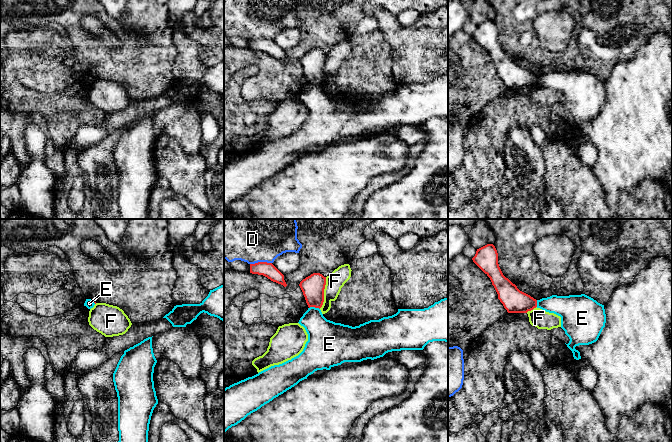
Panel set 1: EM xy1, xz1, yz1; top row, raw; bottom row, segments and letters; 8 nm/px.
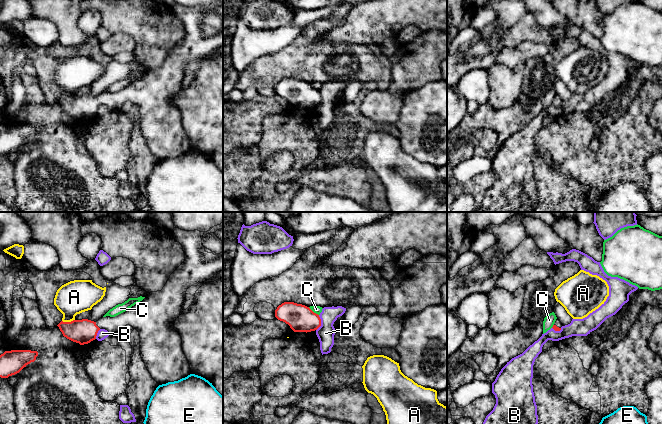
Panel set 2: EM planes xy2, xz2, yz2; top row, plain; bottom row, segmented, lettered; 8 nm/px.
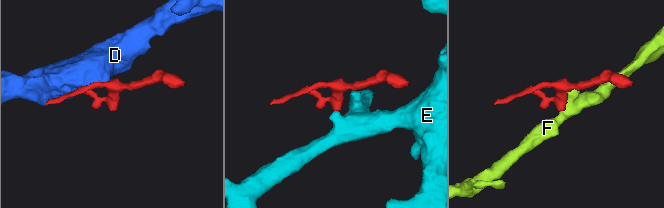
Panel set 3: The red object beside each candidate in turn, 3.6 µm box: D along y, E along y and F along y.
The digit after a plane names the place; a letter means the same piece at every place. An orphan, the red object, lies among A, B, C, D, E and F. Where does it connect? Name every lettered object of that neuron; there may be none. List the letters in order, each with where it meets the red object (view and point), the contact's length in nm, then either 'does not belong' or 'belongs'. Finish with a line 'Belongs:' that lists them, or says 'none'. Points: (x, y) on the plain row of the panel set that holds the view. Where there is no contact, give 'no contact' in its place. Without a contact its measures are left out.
A: xy2 (68, 98) | 110 nm | does not belong
B: xz2 (320, 99) | 130 nm | does not belong
C: xz2 (312, 87) | 110 nm | does not belong
D: xz1 (260, 38) | 180 nm | does not belong
E: xz1 (314, 82) | 90 nm | does not belong
F: xz1 (323, 69) | 260 nm | does not belong
Belongs: none

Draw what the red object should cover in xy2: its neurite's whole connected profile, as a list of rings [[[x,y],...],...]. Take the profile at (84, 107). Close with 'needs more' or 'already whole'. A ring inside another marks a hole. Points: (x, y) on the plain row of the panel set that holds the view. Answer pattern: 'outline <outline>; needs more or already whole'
outline [[[223,0],[214,2],[207,8],[185,7],[174,4],[170,9],[182,21],[185,37],[170,51],[161,67],[147,69],[142,77],[115,93],[101,93],[96,98],[88,95],[73,96],[71,98],[61,97],[57,102],[63,112],[84,121],[95,116],[100,105],[107,106],[110,111],[121,111],[123,104],[130,101],[139,108],[141,134],[152,154],[159,161],[178,157],[190,151],[191,145],[182,125],[181,112],[174,104],[170,103],[170,99],[175,97],[184,87],[187,65],[209,56],[216,49],[223,46],[223,28],[214,31],[206,28],[202,21],[202,14],[206,10],[215,9],[219,5],[223,5]]]; needs more

